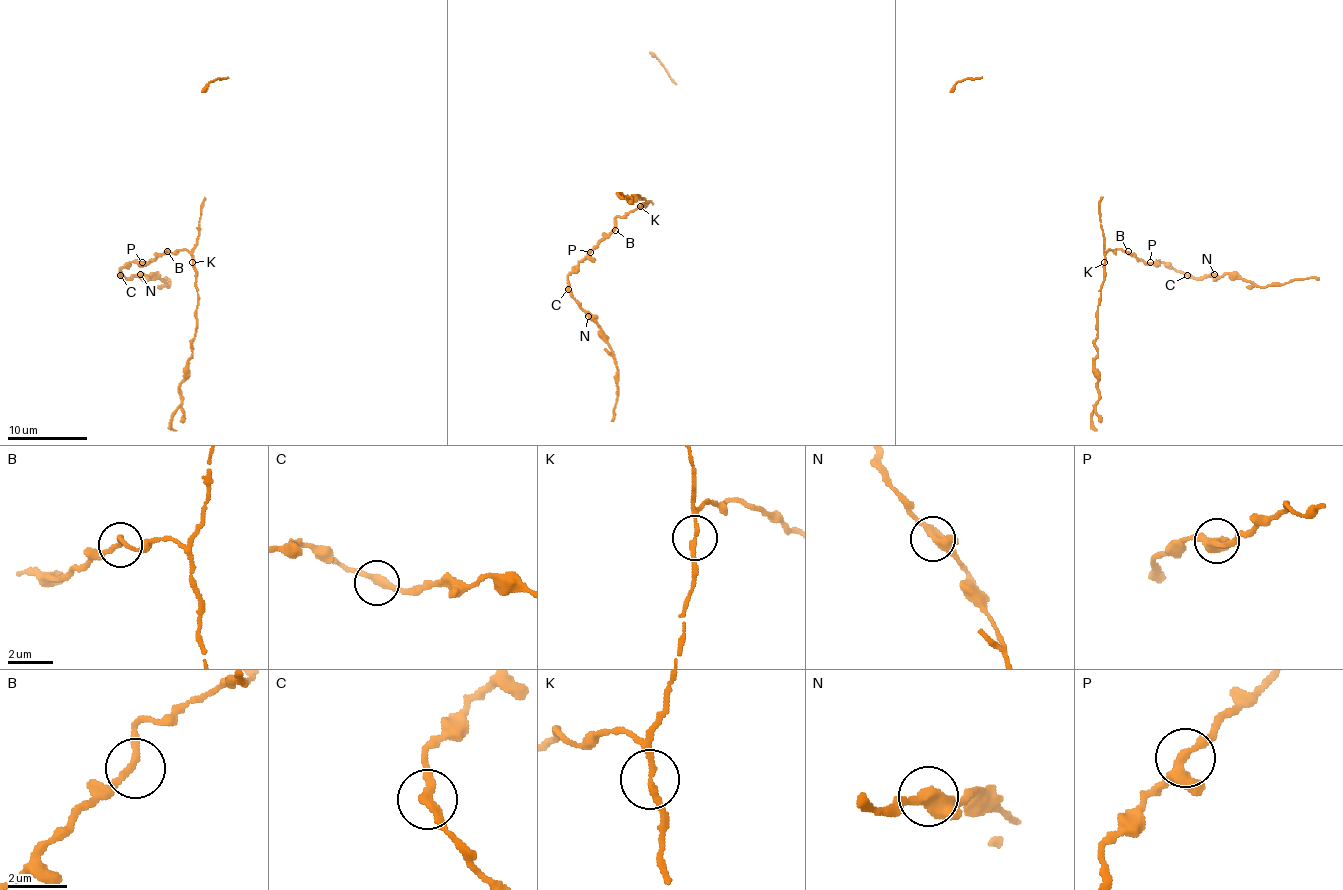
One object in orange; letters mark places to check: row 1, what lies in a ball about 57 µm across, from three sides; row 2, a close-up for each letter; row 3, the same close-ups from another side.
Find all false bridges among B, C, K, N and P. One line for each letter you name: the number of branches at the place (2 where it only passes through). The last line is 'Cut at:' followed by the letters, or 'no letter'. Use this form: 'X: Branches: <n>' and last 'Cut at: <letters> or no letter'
Cut at: no letter

